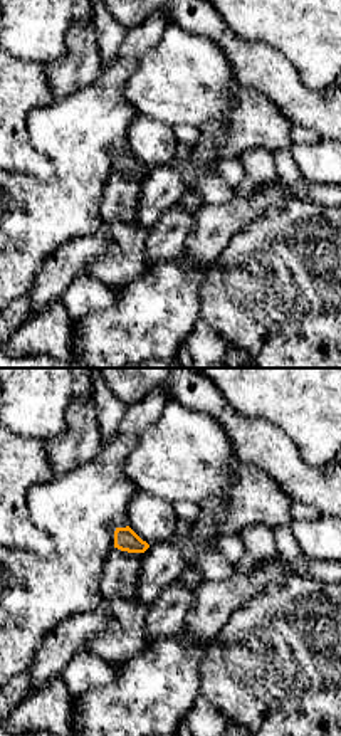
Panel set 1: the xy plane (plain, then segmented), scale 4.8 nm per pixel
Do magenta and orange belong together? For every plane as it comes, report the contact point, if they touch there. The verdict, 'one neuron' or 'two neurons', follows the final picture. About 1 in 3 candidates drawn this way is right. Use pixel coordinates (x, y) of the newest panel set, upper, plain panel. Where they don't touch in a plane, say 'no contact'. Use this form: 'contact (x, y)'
no contact

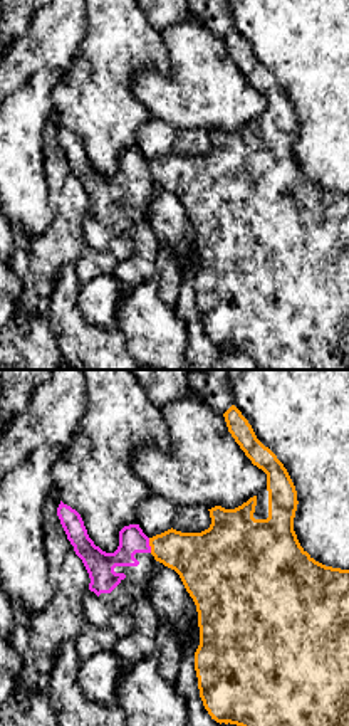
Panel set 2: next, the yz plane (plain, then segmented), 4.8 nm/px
contact (148, 168)

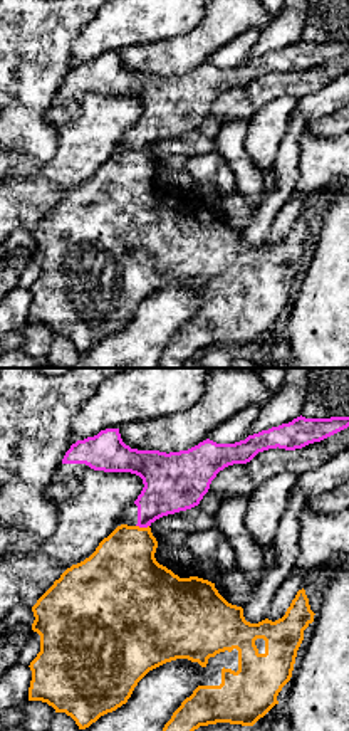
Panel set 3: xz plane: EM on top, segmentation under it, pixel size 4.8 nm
contact (143, 150)

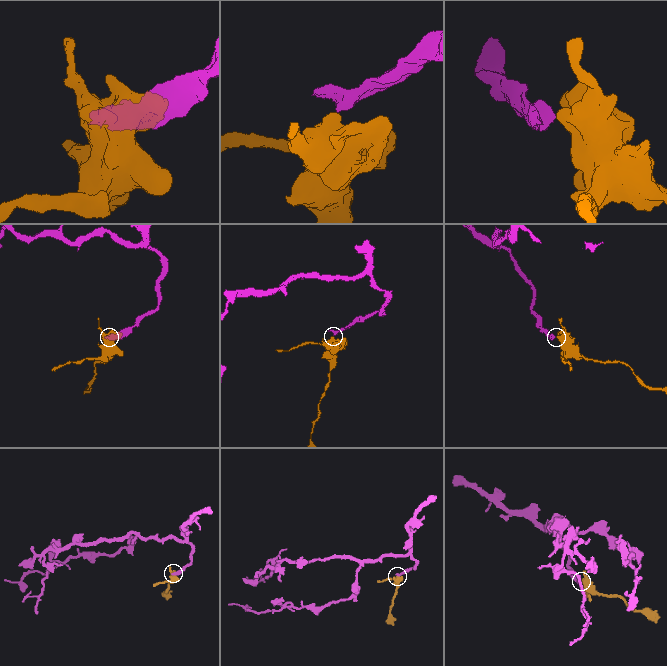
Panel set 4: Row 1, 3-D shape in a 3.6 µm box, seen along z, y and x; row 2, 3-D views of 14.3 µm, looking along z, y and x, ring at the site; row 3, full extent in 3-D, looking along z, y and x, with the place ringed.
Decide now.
two neurons

